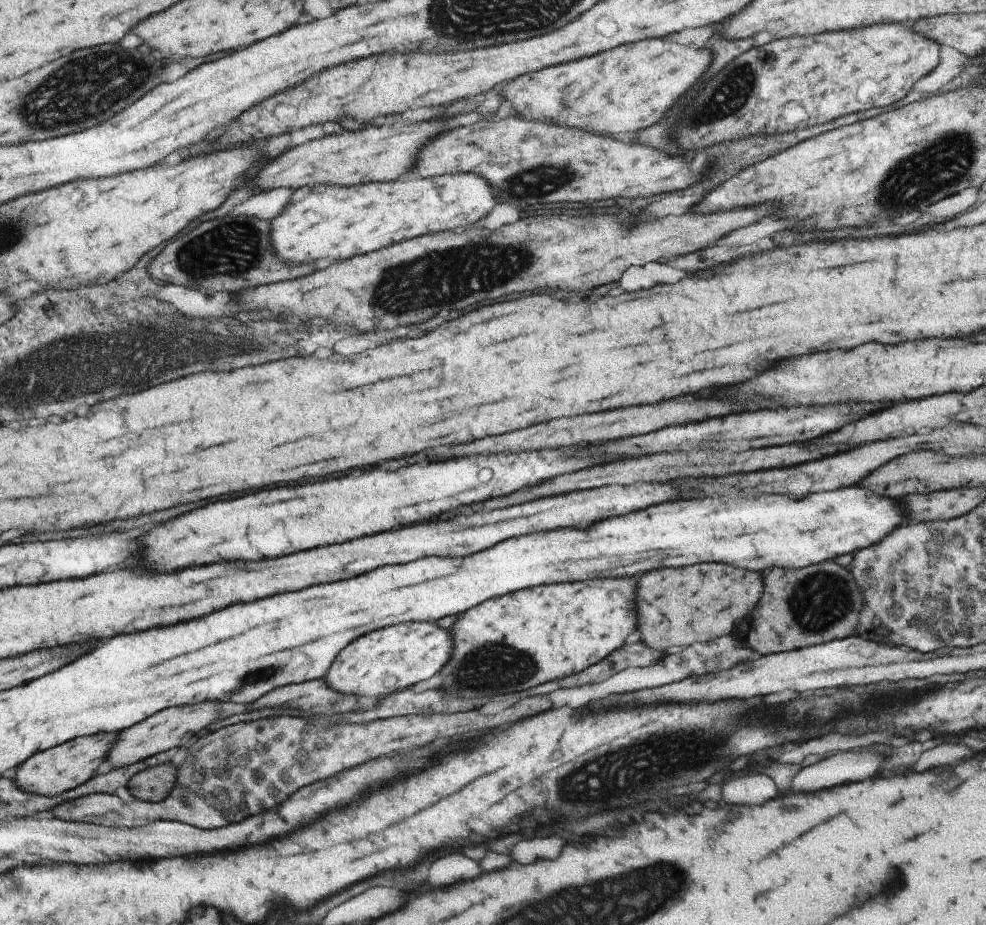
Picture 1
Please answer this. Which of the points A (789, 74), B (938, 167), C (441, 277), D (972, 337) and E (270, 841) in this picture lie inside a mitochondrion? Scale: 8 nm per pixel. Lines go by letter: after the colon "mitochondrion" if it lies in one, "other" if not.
A: other
B: mitochondrion
C: mitochondrion
D: other
E: other

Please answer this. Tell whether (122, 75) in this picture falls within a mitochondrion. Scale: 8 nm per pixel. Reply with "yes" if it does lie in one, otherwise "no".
yes

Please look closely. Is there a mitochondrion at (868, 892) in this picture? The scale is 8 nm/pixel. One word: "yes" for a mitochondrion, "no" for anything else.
yes

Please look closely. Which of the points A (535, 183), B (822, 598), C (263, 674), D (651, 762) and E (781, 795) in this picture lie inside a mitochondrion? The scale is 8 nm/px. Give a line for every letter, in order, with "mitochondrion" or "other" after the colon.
A: mitochondrion
B: mitochondrion
C: mitochondrion
D: mitochondrion
E: other

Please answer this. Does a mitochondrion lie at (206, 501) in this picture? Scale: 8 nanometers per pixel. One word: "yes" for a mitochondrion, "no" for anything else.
no

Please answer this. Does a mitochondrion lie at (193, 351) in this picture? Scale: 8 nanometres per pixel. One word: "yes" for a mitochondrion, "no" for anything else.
yes

